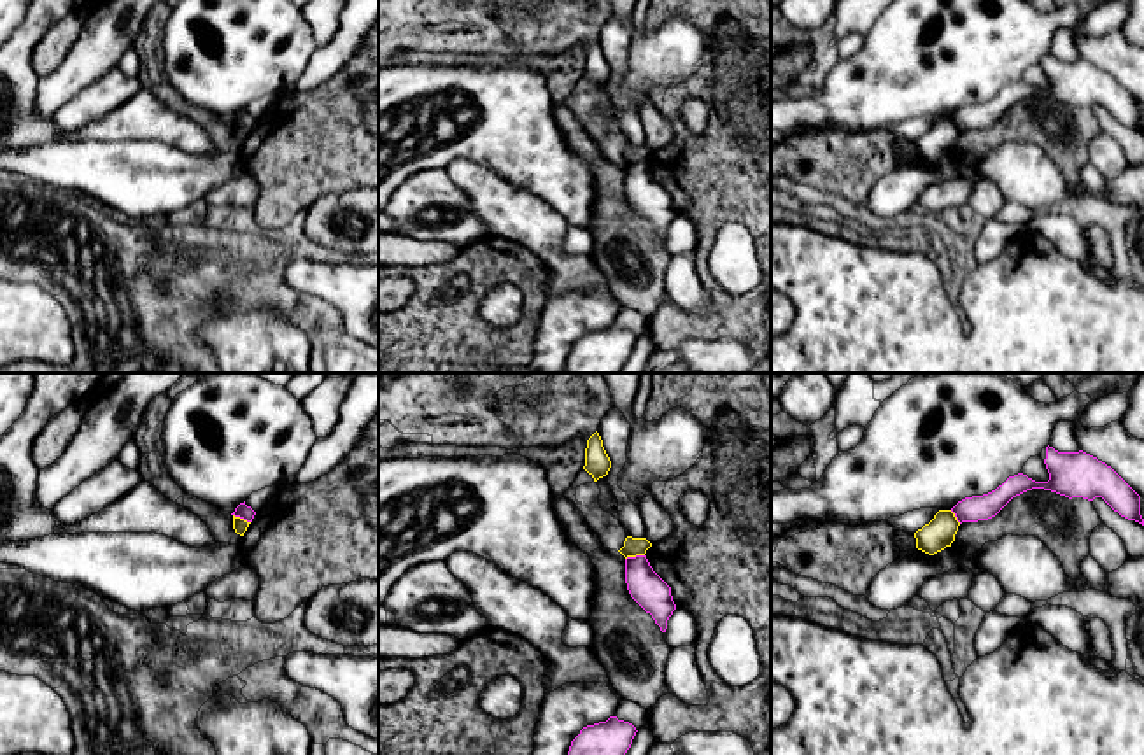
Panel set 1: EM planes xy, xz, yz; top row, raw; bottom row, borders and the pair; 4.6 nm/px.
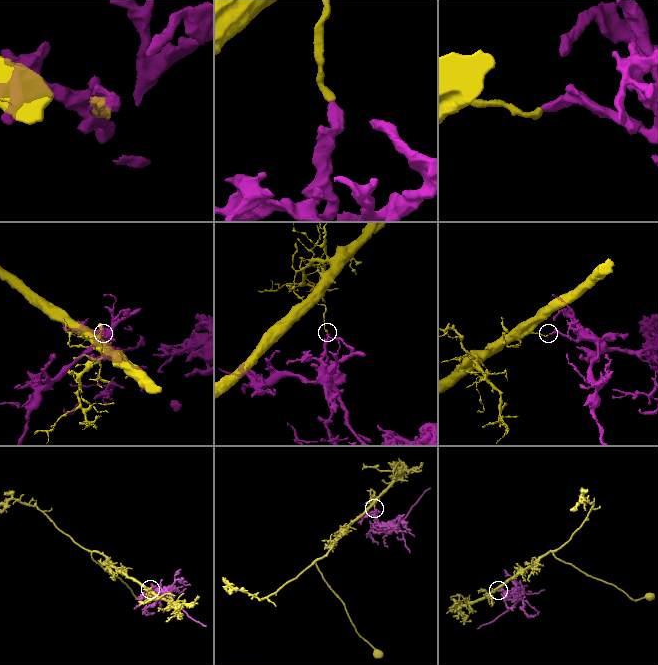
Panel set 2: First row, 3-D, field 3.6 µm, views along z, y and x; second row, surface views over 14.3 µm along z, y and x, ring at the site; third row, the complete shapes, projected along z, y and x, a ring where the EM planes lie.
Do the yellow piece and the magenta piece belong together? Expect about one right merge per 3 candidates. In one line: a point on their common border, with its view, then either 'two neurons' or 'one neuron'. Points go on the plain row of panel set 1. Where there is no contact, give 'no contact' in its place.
xz (635, 163) | two neurons

